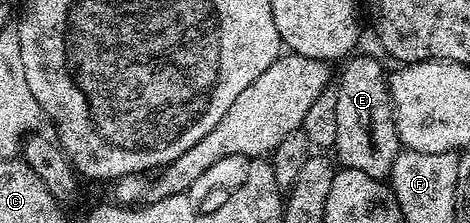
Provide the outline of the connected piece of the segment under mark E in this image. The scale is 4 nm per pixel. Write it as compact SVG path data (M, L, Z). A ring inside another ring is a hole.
M353 55L344 62L341 82L335 85L338 93L336 104L336 160L344 168L363 171L378 179L388 178L397 154L403 146L393 118L393 101L389 97L387 69L373 57Z

